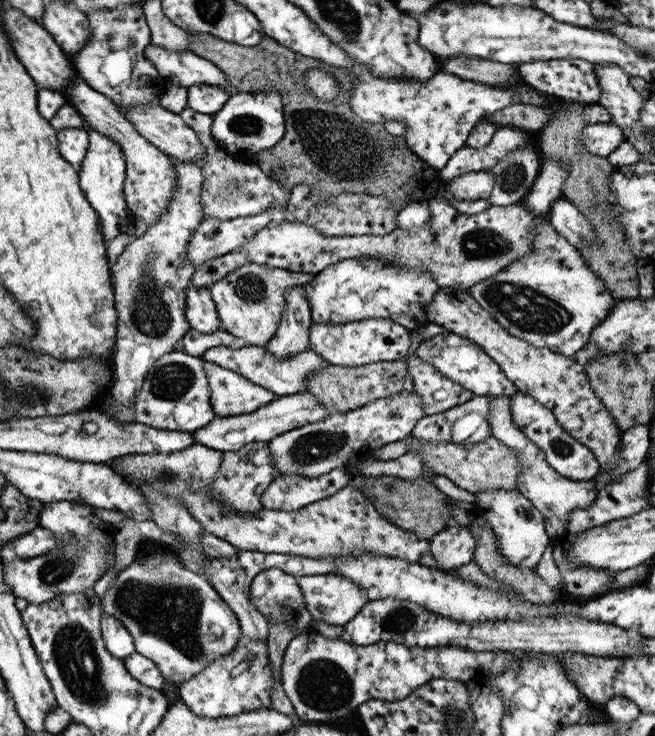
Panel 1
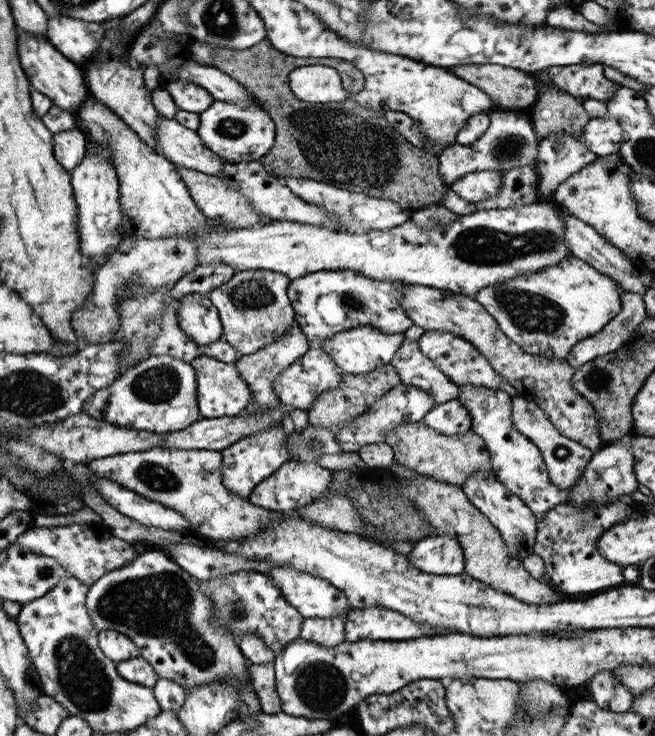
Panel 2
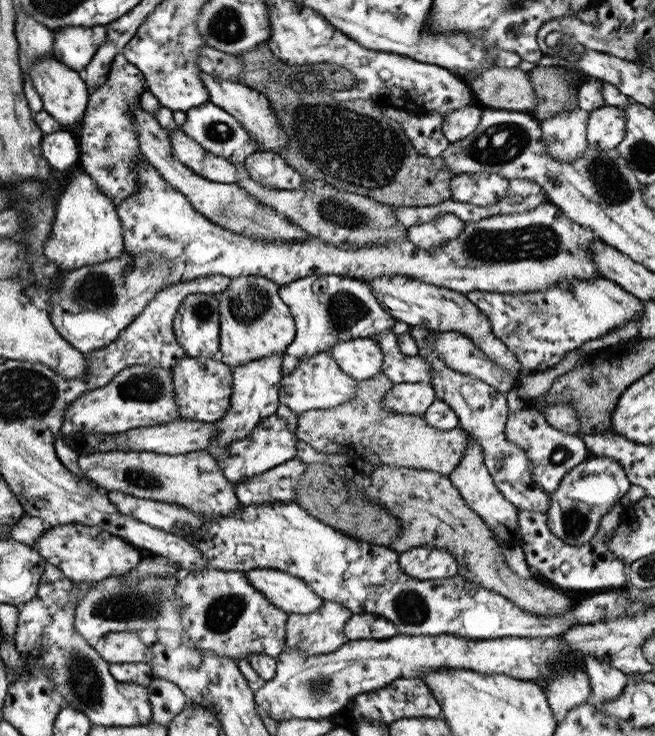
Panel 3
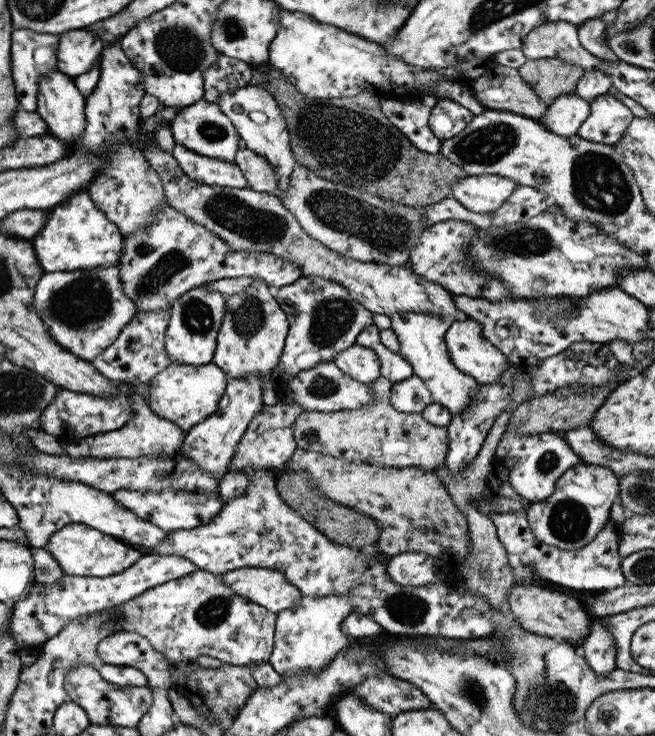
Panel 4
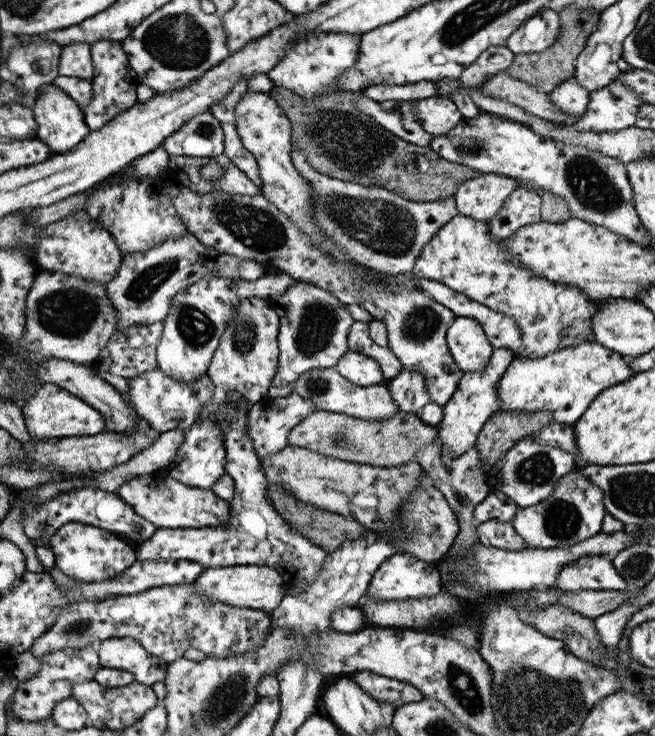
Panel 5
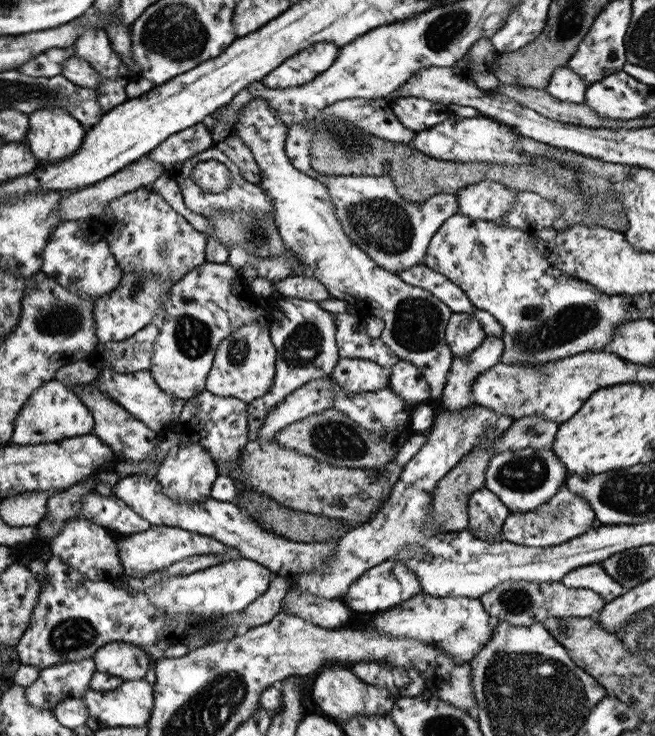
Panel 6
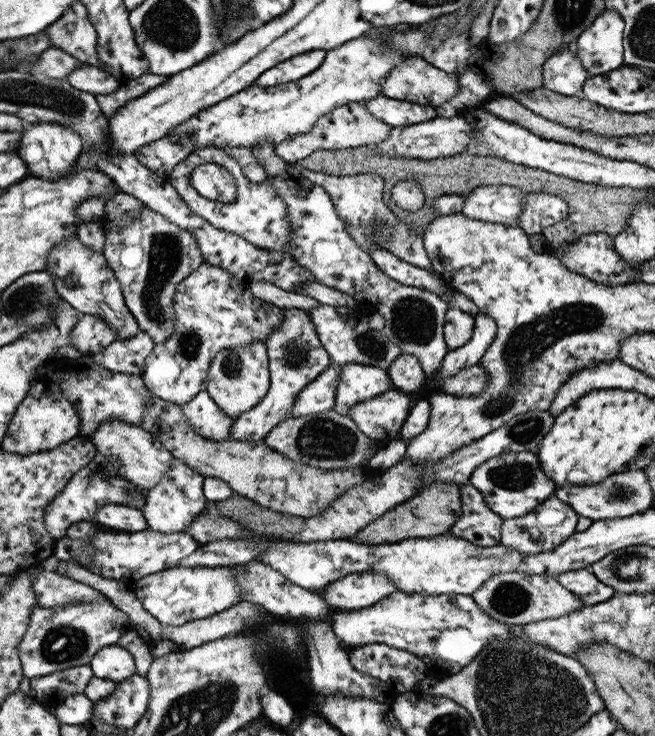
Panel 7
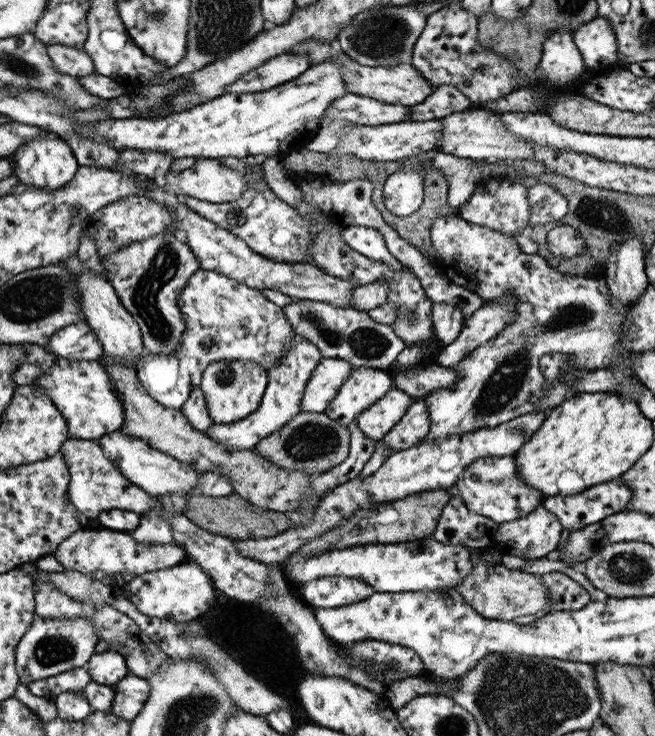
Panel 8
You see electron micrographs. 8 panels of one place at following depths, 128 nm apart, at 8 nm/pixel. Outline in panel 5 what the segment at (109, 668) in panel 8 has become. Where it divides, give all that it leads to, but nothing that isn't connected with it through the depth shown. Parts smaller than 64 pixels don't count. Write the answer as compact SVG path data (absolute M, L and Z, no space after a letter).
M107 638L96 648L99 665L131 673L135 681L151 687L155 682L163 682L165 663L161 658L147 654L135 640Z

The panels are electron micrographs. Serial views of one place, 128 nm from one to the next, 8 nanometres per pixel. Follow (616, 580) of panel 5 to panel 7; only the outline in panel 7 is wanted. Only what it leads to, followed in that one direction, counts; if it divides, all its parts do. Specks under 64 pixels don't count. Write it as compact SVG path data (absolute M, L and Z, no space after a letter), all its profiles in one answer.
M583 568L558 574L556 581L576 594L584 606L606 601L616 594L611 587L601 584L590 572L583 571Z

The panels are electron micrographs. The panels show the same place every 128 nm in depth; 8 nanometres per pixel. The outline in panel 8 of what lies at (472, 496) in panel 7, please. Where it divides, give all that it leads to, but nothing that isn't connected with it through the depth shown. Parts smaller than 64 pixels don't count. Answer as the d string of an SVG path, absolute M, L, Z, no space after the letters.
M453 496L441 509L431 537L451 546L482 549L492 545L492 534L498 527L490 518L469 512L463 501Z

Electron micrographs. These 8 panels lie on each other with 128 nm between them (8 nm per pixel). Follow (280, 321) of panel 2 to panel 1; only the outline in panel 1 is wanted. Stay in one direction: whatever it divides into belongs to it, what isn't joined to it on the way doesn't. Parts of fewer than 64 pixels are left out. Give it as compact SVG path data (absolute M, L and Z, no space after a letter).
M247 263L208 286L219 319L219 330L224 330L245 341L249 346L264 346L274 335L281 313L286 307L284 292L301 282L313 280L310 273L303 275L266 265Z

